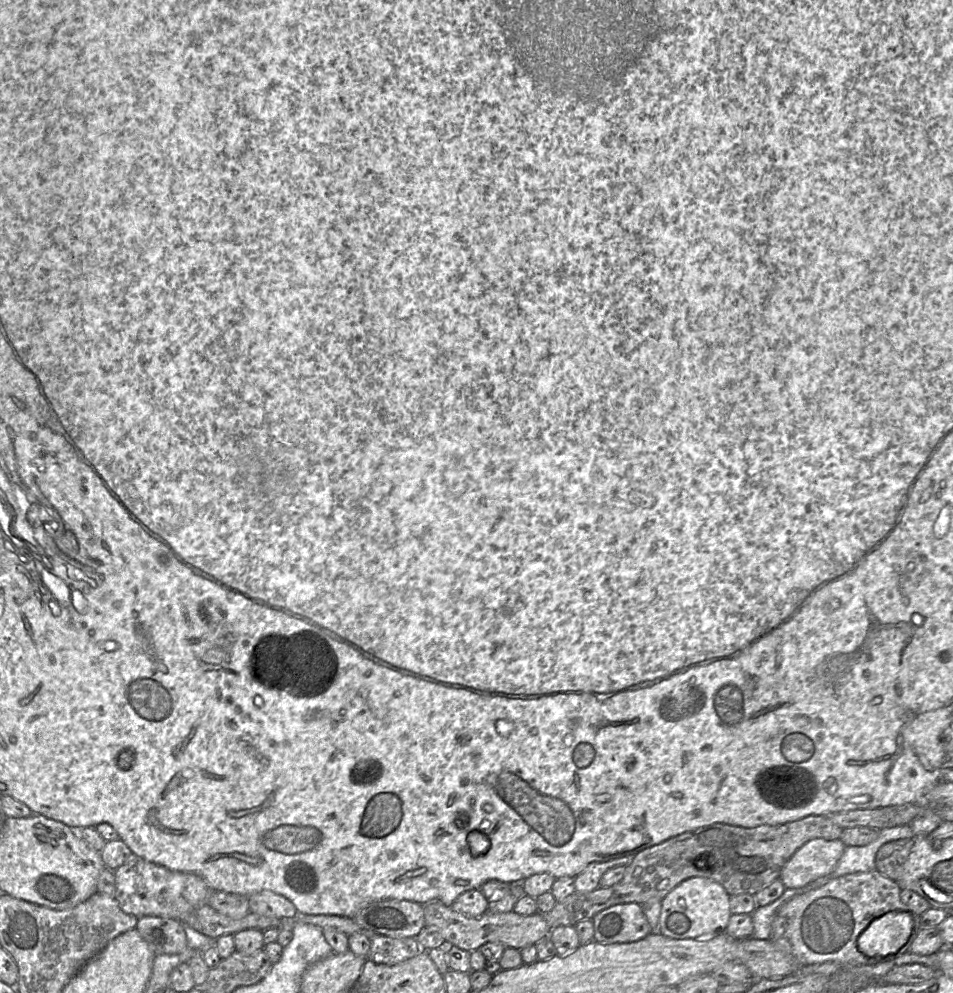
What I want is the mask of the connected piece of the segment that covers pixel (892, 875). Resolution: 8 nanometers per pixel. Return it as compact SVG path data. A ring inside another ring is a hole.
M899 839L881 846L876 853L876 870L891 880L897 881L913 844L914 839Z

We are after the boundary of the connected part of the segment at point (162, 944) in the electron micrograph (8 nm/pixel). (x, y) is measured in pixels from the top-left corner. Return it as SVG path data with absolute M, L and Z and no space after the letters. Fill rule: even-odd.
M143 916L138 918L136 929L155 955L180 954L188 948L185 925L179 920L159 916Z

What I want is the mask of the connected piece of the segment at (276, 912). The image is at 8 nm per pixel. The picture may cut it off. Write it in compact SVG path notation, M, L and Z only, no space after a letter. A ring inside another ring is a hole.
M264 890L249 896L249 913L278 918L282 921L296 919L298 910L284 896Z

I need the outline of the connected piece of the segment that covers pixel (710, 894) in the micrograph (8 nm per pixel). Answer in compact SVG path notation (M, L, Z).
M692 877L674 887L663 899L659 918L658 932L672 939L710 940L726 933L732 915L730 895L716 881Z

